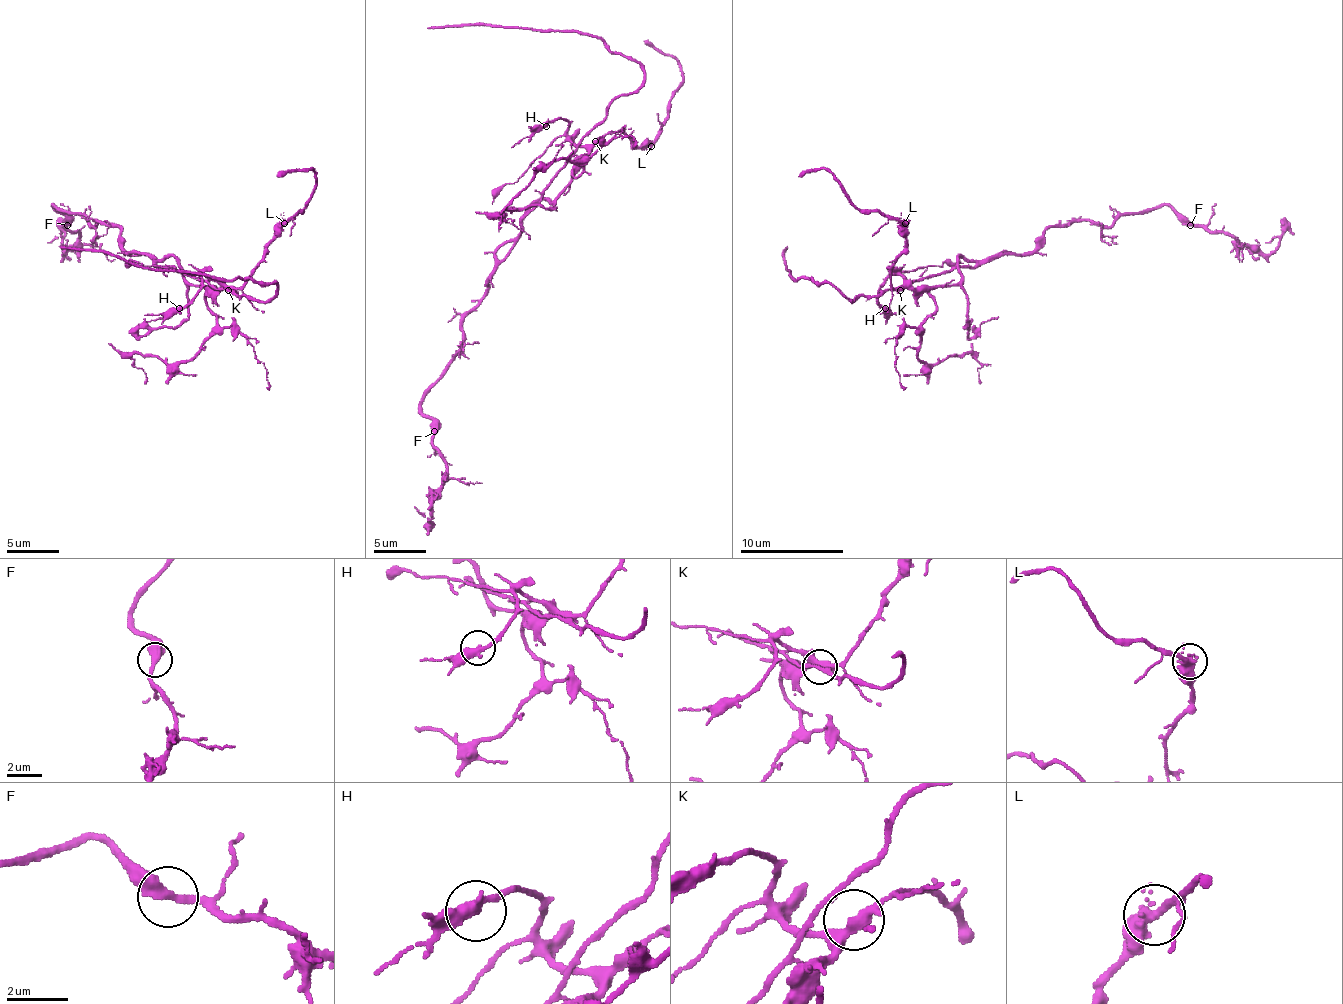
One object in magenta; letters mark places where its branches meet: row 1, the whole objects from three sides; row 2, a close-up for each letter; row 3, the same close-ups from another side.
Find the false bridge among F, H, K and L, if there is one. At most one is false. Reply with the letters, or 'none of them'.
L

